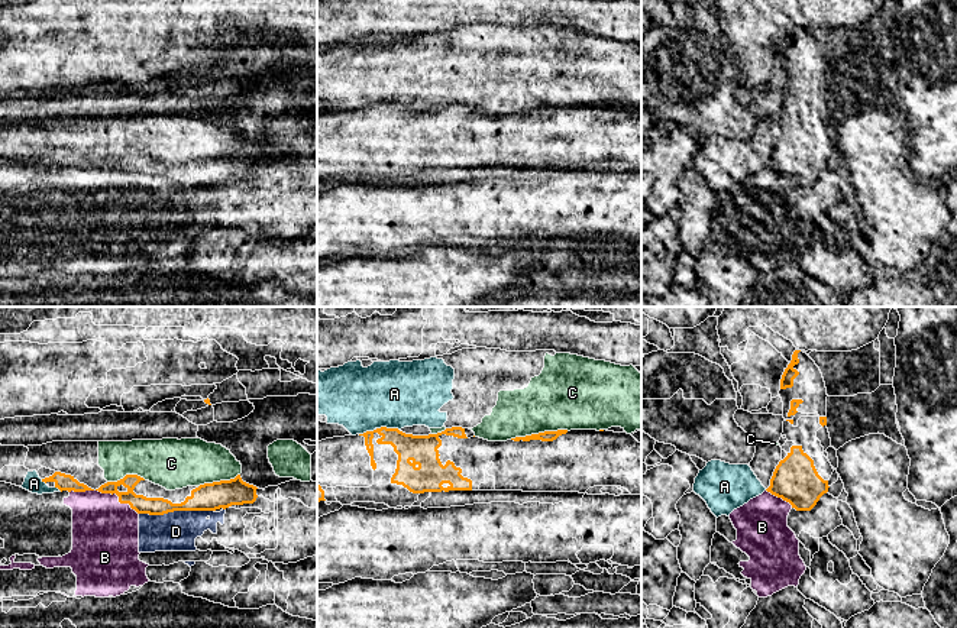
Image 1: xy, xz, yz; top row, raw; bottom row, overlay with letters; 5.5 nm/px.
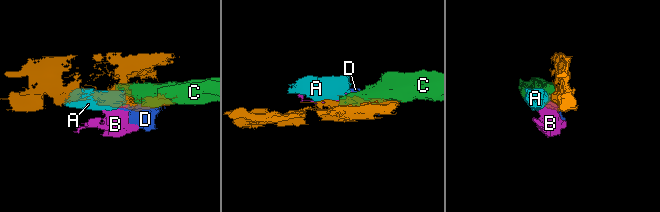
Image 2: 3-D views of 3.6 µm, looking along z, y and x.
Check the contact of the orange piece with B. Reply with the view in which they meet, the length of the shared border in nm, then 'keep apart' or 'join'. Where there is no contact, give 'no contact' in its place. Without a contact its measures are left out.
xy | 280 nm | keep apart

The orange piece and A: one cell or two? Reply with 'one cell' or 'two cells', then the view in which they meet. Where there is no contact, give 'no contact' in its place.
two cells; meets orange in xz

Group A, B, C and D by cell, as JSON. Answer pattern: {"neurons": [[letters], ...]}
{"neurons": [["A", "C"], ["B", "D"]]}

